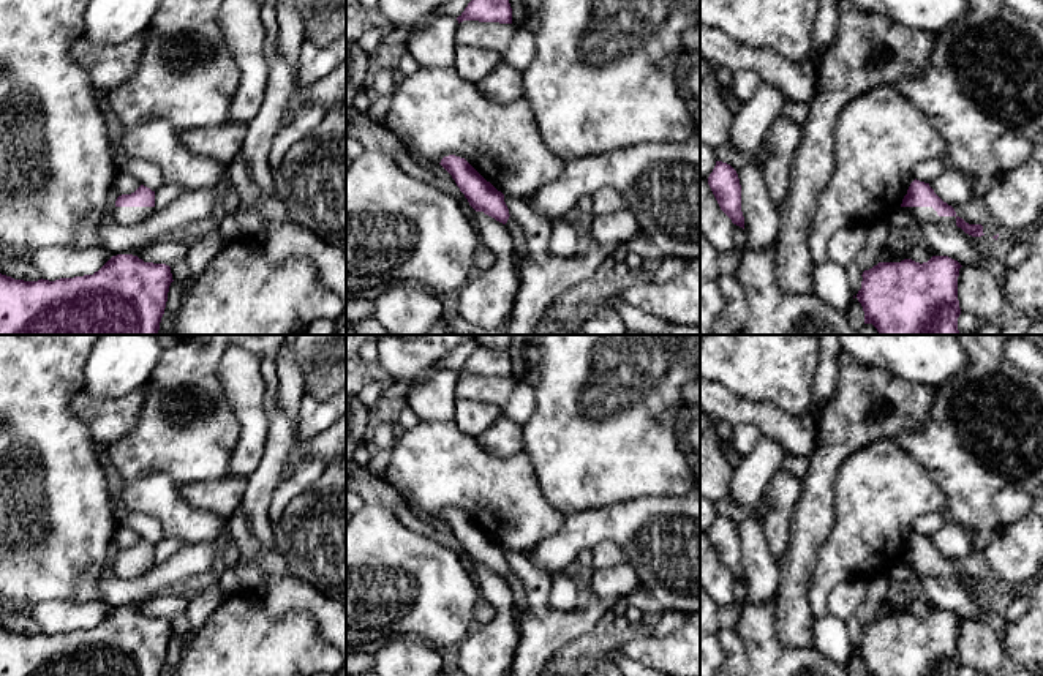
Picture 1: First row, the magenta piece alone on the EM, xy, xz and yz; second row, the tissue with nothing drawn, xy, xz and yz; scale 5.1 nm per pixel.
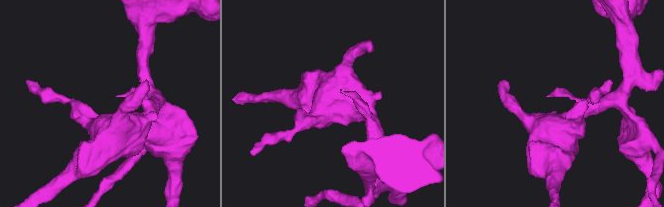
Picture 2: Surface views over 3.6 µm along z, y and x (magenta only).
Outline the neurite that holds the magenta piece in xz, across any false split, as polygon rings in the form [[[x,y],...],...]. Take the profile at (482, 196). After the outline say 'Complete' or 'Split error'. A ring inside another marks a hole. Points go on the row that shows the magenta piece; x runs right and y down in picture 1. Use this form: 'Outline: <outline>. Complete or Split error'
Outline: [[[449,155],[439,164],[452,175],[476,212],[484,212],[503,224],[507,223],[510,215],[504,194],[487,182],[465,158]]]. Complete

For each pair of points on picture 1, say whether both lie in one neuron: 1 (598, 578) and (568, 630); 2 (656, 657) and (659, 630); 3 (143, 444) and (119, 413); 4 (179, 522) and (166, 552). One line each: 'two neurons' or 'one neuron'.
1: two neurons
2: two neurons
3: two neurons
4: two neurons

